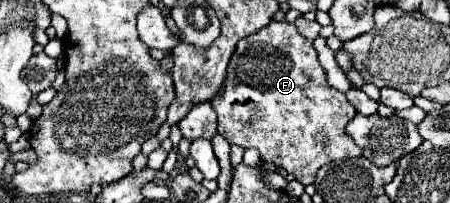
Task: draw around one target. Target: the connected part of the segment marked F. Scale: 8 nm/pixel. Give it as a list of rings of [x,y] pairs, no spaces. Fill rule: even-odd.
[[[271,20],[257,34],[243,38],[229,62],[223,88],[211,100],[211,106],[219,116],[217,132],[229,144],[237,144],[241,148],[257,148],[263,162],[273,162],[275,166],[285,168],[289,174],[295,174],[303,186],[315,182],[315,174],[323,164],[331,160],[361,156],[359,146],[351,142],[345,132],[347,122],[351,122],[355,116],[355,108],[347,102],[343,92],[327,84],[325,70],[317,60],[313,42],[301,36],[295,24]]]

